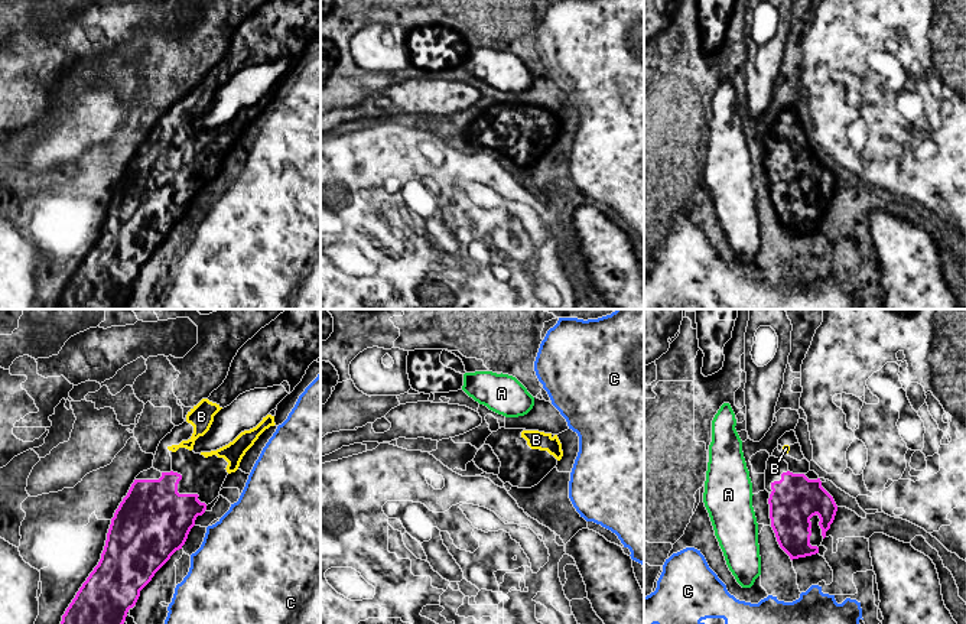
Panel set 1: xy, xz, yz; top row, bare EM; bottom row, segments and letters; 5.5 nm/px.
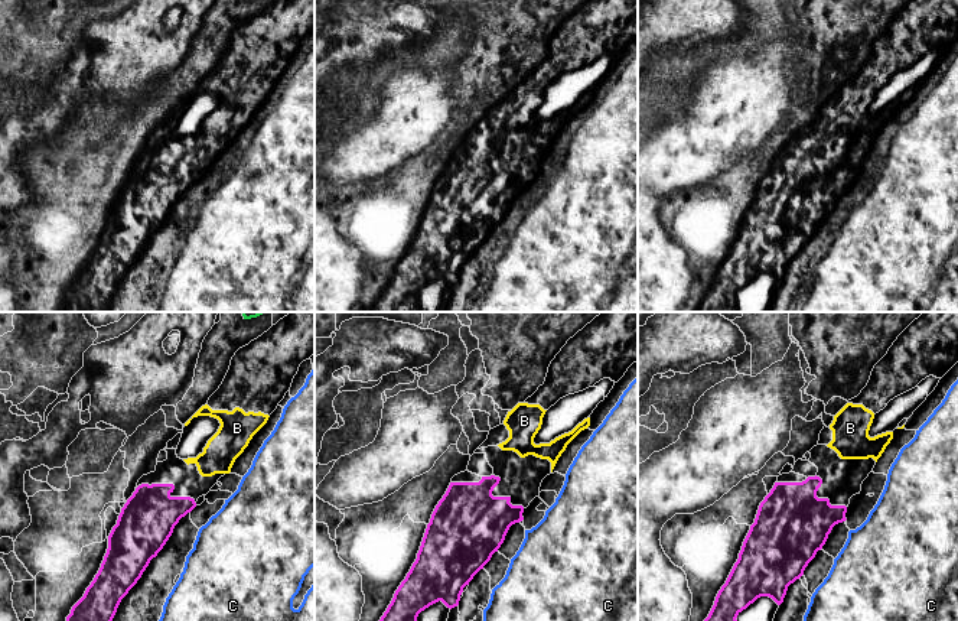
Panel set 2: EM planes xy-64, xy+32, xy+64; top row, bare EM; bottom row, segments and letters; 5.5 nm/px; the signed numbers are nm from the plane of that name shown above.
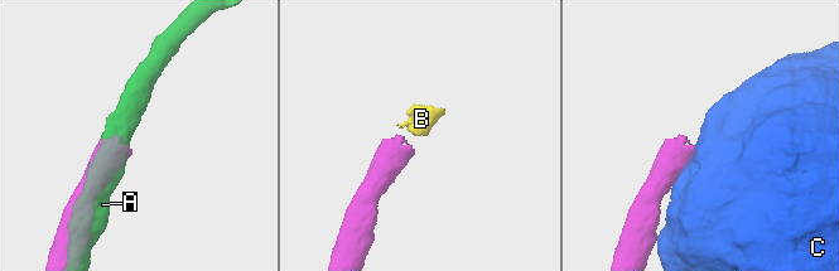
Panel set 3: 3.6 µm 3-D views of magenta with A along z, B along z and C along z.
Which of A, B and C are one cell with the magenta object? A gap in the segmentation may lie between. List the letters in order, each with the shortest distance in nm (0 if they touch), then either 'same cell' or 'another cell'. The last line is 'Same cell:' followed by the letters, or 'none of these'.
A: 80 nm | another cell
B: 100 nm | same cell
C: 70 nm | another cell
Same cell: B

